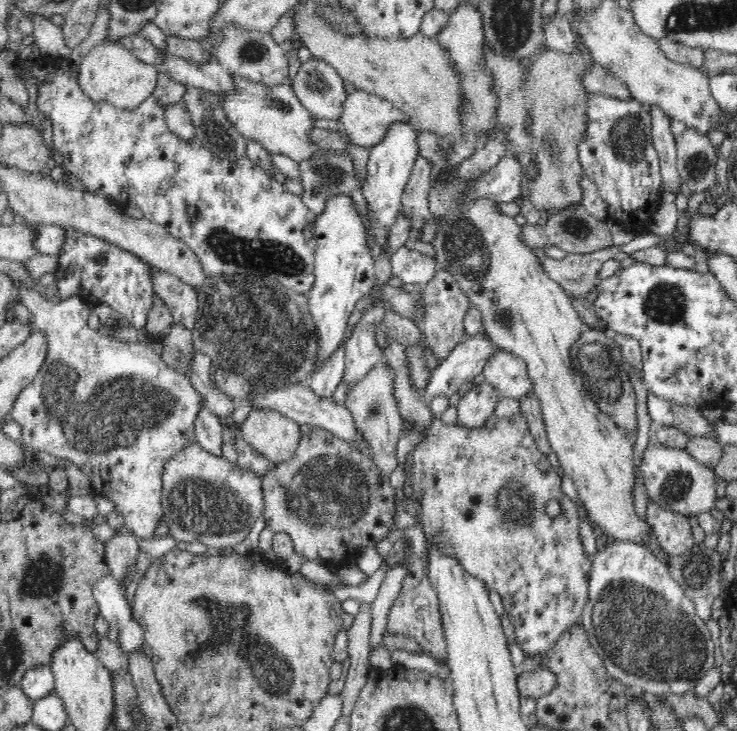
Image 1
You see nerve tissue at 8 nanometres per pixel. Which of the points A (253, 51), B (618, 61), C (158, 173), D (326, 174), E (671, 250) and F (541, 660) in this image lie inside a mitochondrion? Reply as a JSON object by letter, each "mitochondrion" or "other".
{"A":"mitochondrion","B":"other","C":"other","D":"mitochondrion","E":"other","F":"other"}

